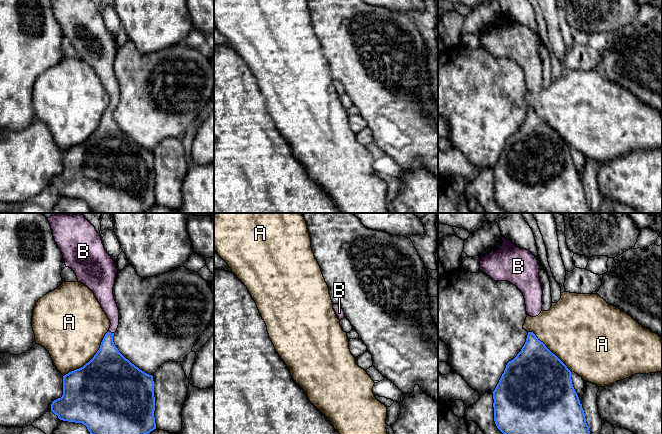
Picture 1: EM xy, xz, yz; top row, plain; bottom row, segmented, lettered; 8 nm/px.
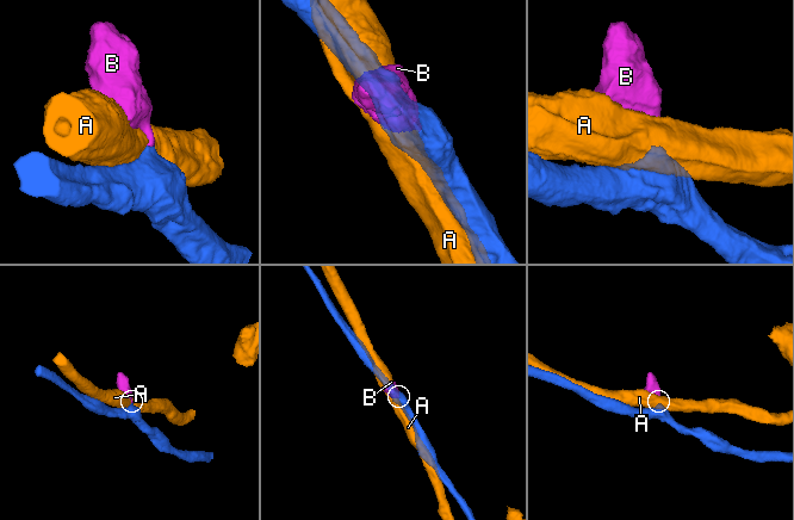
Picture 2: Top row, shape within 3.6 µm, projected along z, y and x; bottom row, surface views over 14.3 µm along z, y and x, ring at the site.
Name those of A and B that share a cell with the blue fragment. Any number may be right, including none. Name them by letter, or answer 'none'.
B

